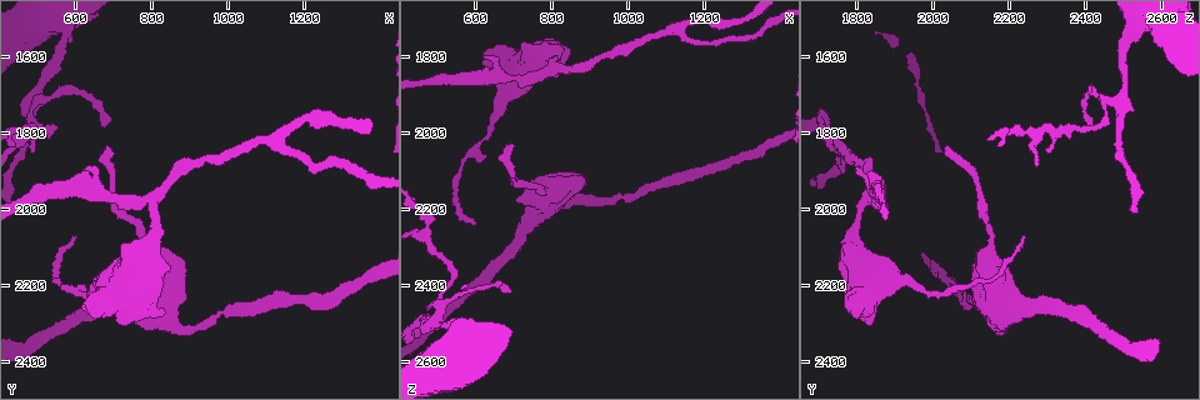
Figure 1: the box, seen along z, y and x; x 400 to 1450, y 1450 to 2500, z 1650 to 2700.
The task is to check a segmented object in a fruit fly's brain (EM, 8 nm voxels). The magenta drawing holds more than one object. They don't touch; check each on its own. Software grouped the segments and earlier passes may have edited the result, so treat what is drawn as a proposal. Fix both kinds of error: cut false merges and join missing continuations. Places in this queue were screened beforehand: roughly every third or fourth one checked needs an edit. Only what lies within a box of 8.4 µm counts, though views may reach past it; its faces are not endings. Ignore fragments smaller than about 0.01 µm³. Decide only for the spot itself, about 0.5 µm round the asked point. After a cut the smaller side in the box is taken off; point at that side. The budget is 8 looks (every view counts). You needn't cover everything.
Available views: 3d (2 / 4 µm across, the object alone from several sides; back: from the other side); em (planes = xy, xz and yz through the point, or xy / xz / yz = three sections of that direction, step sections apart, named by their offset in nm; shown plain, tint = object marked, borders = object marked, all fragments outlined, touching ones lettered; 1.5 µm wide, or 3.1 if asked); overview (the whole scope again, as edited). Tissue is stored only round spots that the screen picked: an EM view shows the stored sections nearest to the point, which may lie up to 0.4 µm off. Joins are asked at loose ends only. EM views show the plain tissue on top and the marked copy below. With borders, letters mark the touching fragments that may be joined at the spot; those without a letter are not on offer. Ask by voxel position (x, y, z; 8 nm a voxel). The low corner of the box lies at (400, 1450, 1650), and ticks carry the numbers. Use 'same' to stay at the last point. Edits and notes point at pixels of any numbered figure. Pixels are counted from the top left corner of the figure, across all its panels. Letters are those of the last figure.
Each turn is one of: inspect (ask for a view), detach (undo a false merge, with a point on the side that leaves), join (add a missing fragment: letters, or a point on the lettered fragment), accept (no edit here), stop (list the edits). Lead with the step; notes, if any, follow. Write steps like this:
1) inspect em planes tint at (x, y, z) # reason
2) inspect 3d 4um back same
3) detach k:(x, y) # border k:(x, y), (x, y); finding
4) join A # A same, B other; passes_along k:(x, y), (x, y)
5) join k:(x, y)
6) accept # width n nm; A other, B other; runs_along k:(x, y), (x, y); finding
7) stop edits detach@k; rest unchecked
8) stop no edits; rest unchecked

inspect 3d 4um at (1125, 1830, 1730) # three-way junction

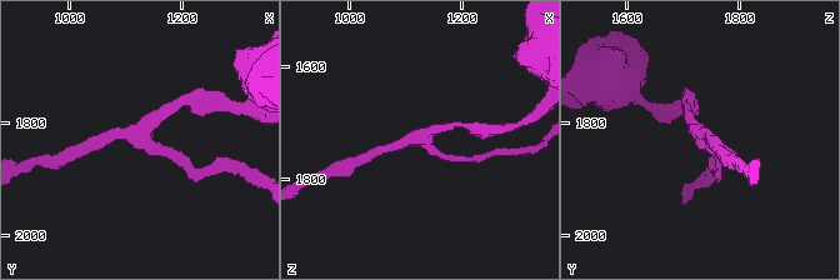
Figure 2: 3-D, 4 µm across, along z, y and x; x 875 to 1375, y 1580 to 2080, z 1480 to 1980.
inspect em planes tint at (1125, 1825, 1735) # arms 3

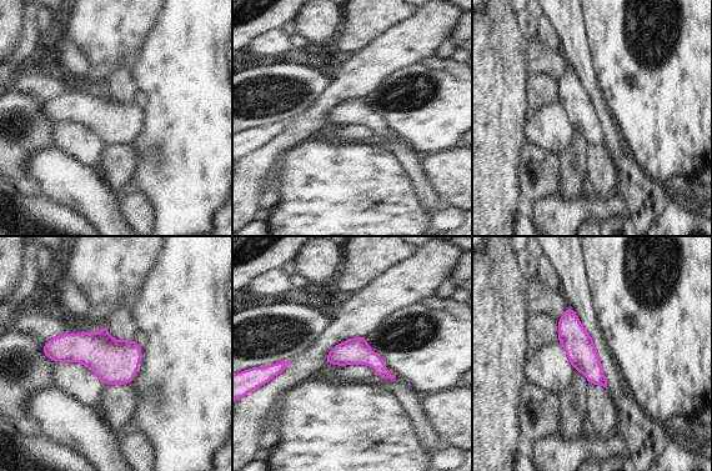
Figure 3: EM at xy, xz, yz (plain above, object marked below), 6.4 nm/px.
inspect em planes borders same

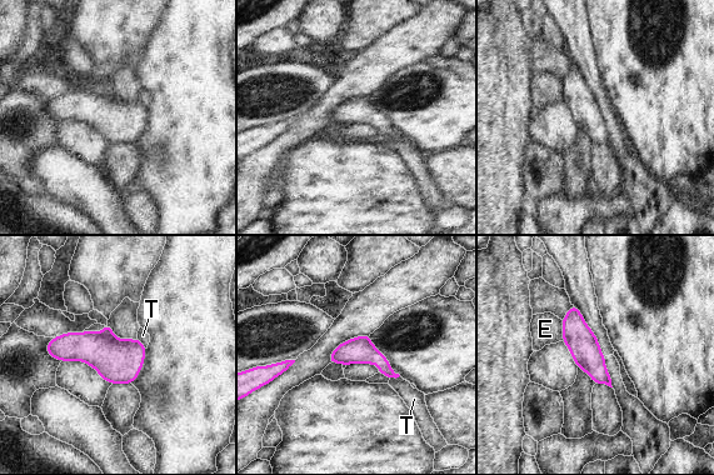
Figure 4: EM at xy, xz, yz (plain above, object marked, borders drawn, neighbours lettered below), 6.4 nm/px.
accept # E other, T other; border 4:(399, 375), (389, 380); one cell here

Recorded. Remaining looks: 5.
inspect em xz step 4 borders at (630, 1890, 1790)

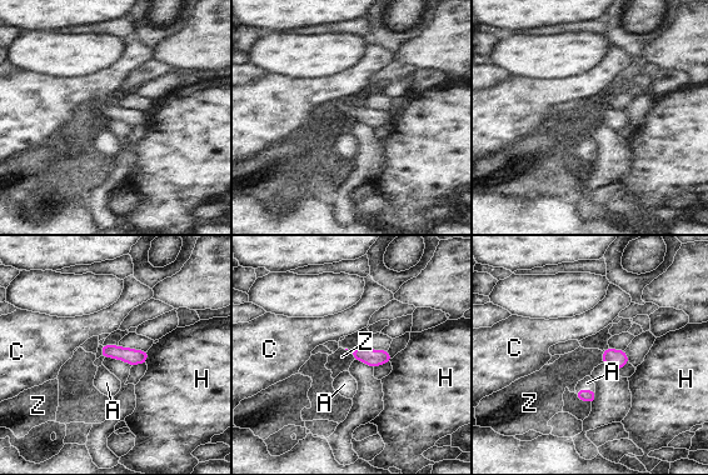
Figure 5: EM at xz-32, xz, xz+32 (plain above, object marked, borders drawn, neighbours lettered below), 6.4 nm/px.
join A # A same, C other, H other, Z other; passes_along 5:(587, 395), (584, 389), (587, 383); it goes on there

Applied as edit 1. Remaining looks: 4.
inspect overview # redraw

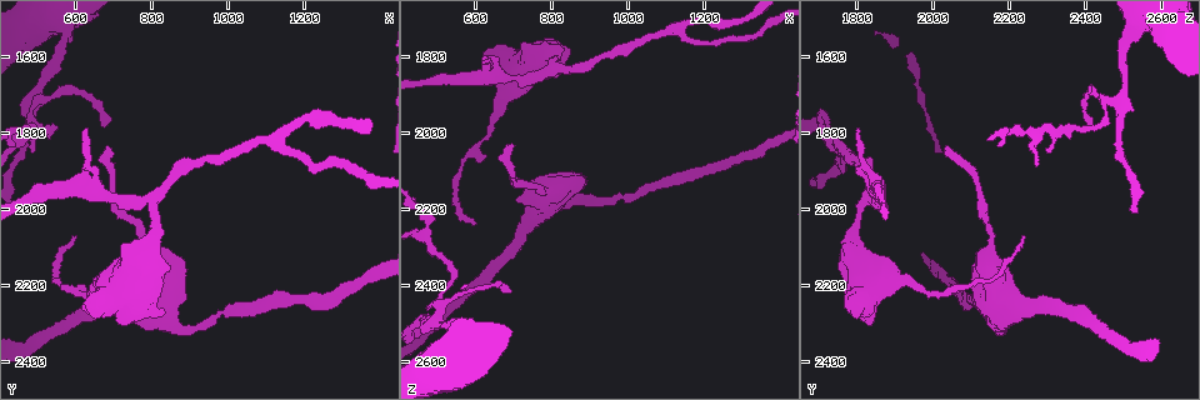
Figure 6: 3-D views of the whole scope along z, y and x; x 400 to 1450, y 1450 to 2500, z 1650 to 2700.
inspect 3d 2um back at (680, 1835, 2030) # thin end

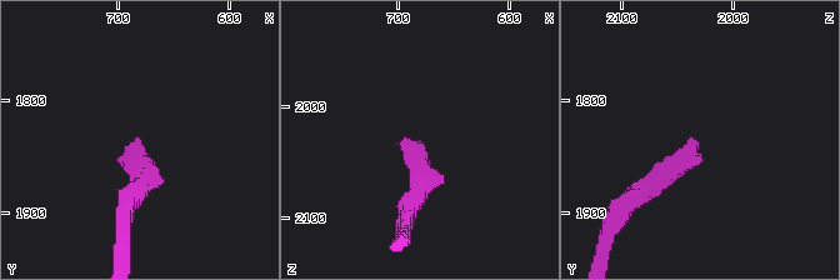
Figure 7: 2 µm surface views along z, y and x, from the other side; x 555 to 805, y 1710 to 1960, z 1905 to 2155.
inspect em planes borders at (680, 1840, 2032)

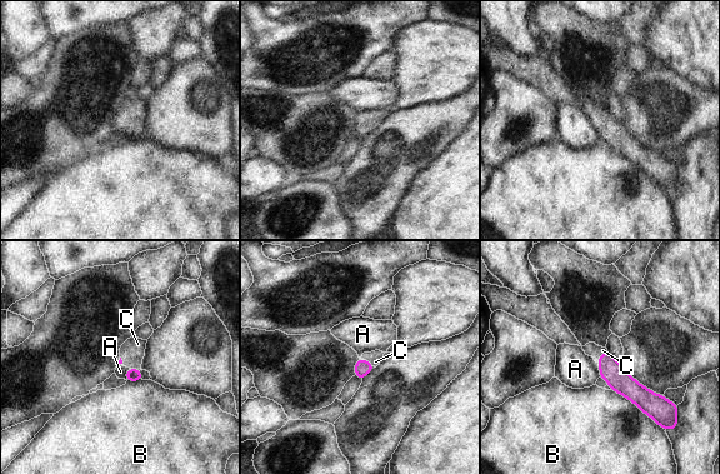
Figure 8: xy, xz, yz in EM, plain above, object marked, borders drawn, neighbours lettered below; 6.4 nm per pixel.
join C # width 80 nm; A other, B other, C same; passes_along 8:(363, 368), (369, 362), (375, 357); the cell continues

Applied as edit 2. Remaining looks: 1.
stop edits join@5, join@8; rest unchecked

